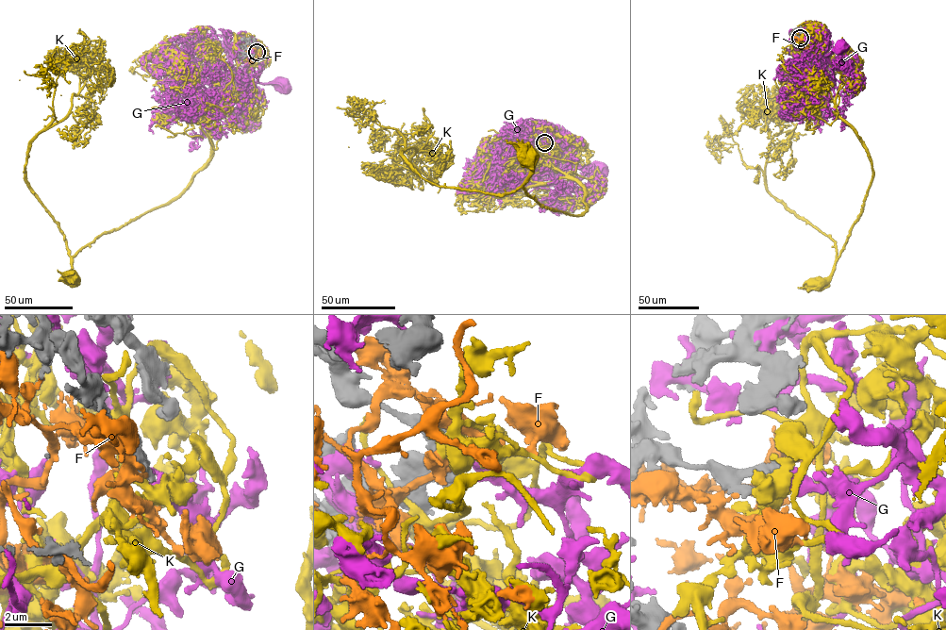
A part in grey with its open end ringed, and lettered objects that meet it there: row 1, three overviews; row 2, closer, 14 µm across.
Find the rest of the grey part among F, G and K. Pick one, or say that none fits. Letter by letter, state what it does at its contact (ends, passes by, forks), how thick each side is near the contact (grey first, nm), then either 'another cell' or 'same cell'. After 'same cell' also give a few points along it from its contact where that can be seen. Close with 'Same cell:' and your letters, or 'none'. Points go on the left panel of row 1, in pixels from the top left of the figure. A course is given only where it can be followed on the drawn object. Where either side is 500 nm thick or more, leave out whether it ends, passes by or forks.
F: calibres 500 and 170 nm; another cell
G: it ends; calibres 360 and 180 nm; another cell
K: calibres 360 and 550 nm; same cell; course (257, 51), (260, 47), (237, 60), (208, 124), (210, 156), (190, 186), (87, 244), (73, 257), (73, 281)
Same cell: K

